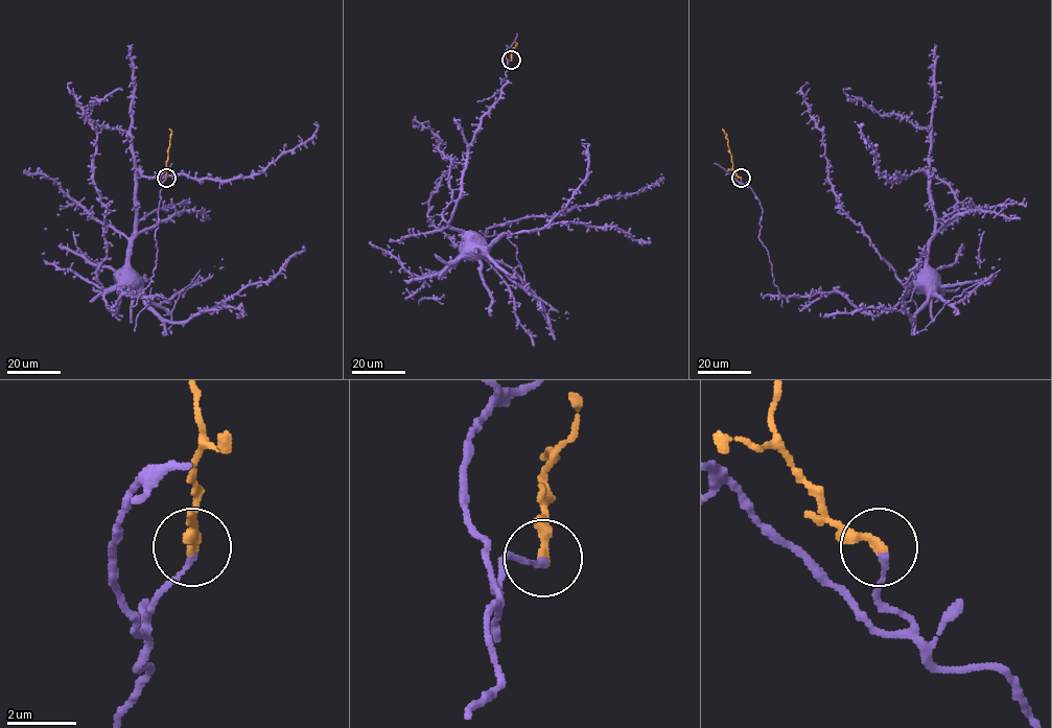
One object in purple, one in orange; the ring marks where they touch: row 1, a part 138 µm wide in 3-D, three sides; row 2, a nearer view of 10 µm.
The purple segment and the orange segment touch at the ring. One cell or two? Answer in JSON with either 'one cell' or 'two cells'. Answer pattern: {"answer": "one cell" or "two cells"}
{"answer": "one cell"}

